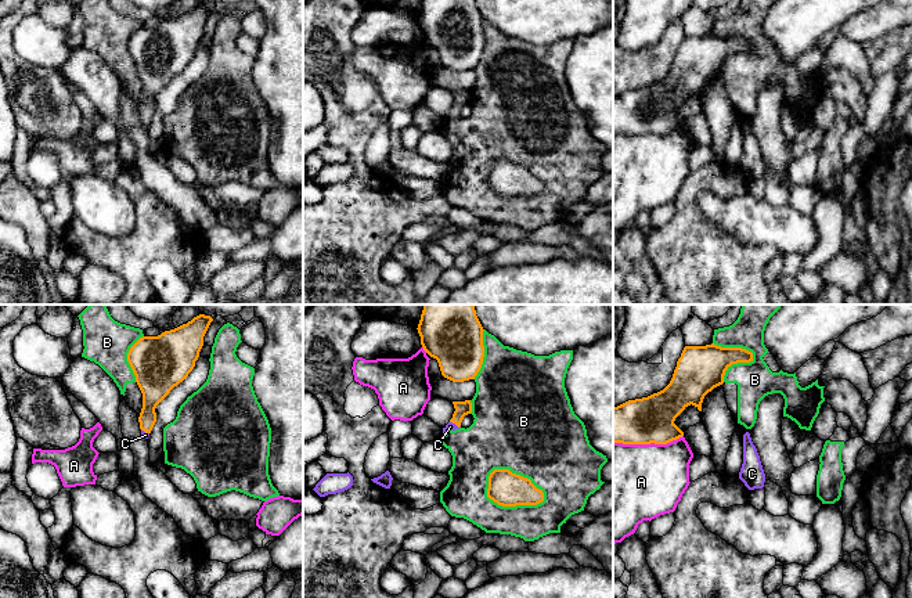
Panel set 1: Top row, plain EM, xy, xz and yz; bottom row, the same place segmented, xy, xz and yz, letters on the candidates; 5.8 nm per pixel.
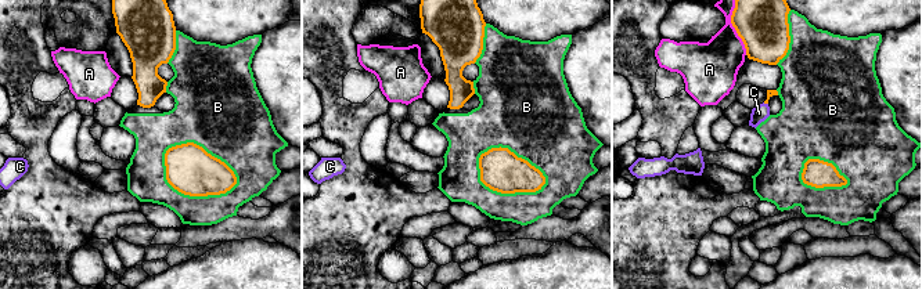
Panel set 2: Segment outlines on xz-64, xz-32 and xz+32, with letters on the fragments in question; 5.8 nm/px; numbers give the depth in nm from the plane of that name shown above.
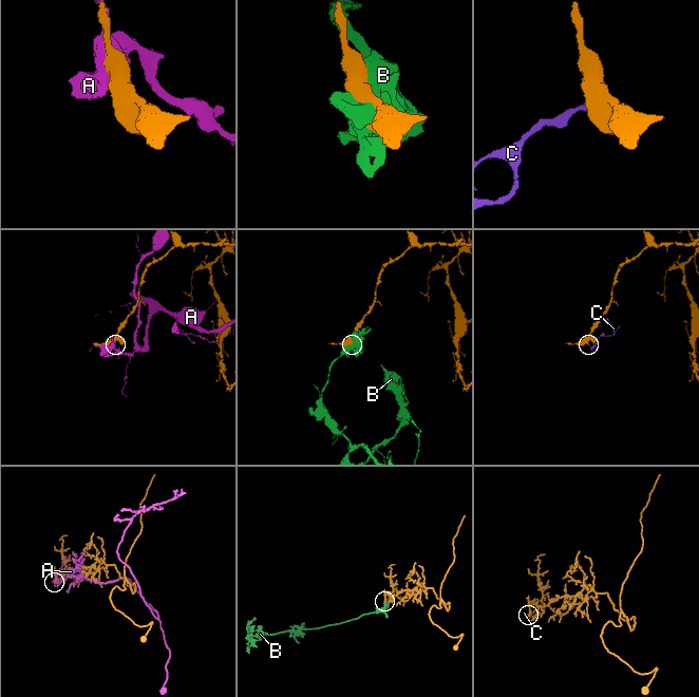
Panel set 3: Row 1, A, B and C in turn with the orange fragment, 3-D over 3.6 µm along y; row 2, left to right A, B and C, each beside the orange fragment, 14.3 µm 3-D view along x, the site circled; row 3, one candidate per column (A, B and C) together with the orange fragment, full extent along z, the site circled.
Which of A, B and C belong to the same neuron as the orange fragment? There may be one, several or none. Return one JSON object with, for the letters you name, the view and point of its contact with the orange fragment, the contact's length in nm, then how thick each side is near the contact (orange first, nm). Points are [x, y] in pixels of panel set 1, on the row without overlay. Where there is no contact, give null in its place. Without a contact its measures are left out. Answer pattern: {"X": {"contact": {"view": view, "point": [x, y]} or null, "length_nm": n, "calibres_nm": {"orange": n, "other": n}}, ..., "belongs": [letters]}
{"C": {"contact": {"view": "xz", "point": [456, 114]}, "length_nm": 70, "calibres_nm": {"orange": 90, "other": 50}}, "belongs": ["C"]}

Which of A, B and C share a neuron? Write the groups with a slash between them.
A / B / C

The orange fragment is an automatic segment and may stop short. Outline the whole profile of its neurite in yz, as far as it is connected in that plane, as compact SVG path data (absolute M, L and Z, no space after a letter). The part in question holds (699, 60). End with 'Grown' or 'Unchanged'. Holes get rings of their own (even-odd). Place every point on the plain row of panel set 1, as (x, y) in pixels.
M714 33L685 36L673 68L663 80L613 97L613 133L667 134L682 127L684 122L674 114L675 108L691 94L702 101L704 86L724 73L725 61L732 54L750 51L753 51L753 43L742 37L721 37Z. Unchanged

